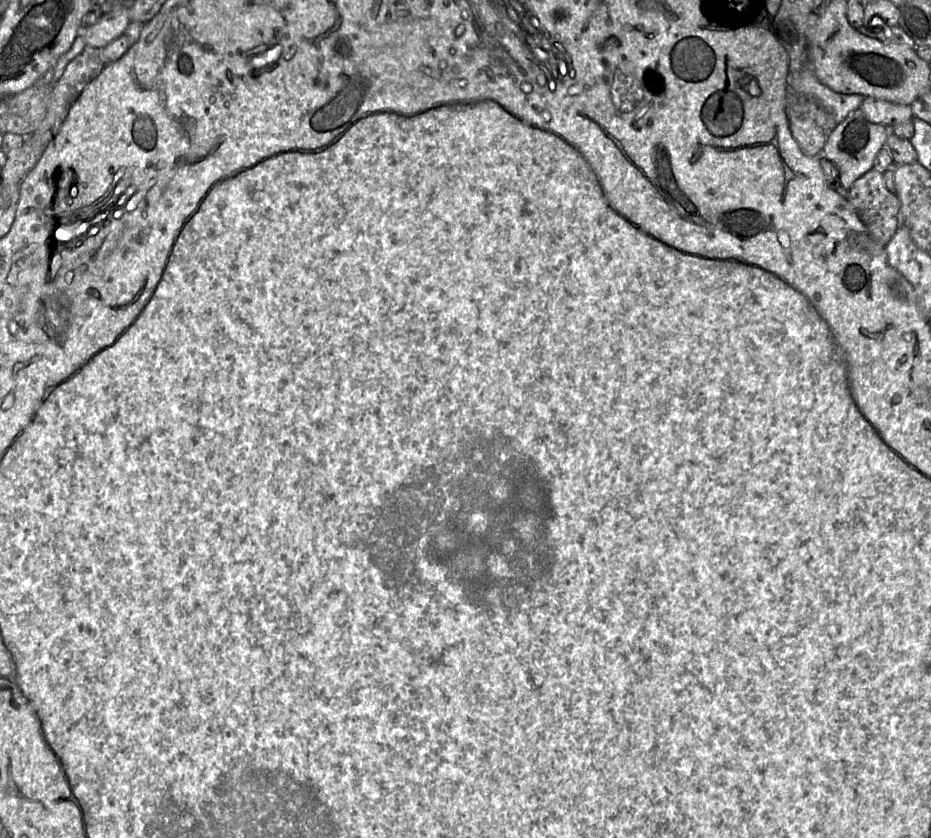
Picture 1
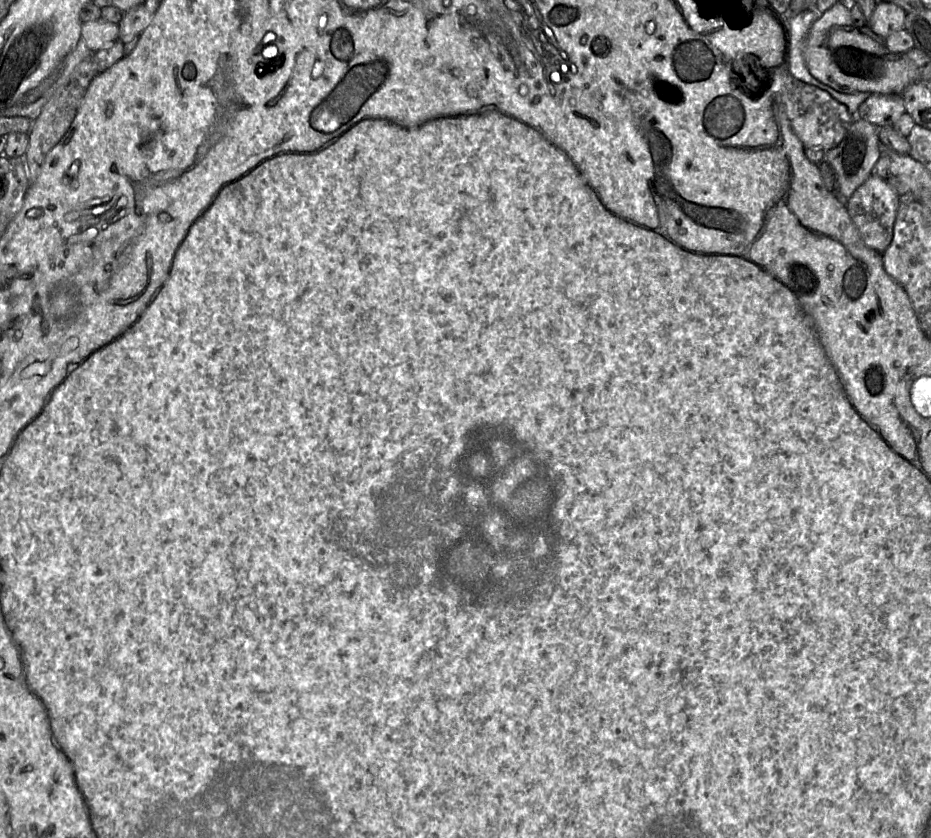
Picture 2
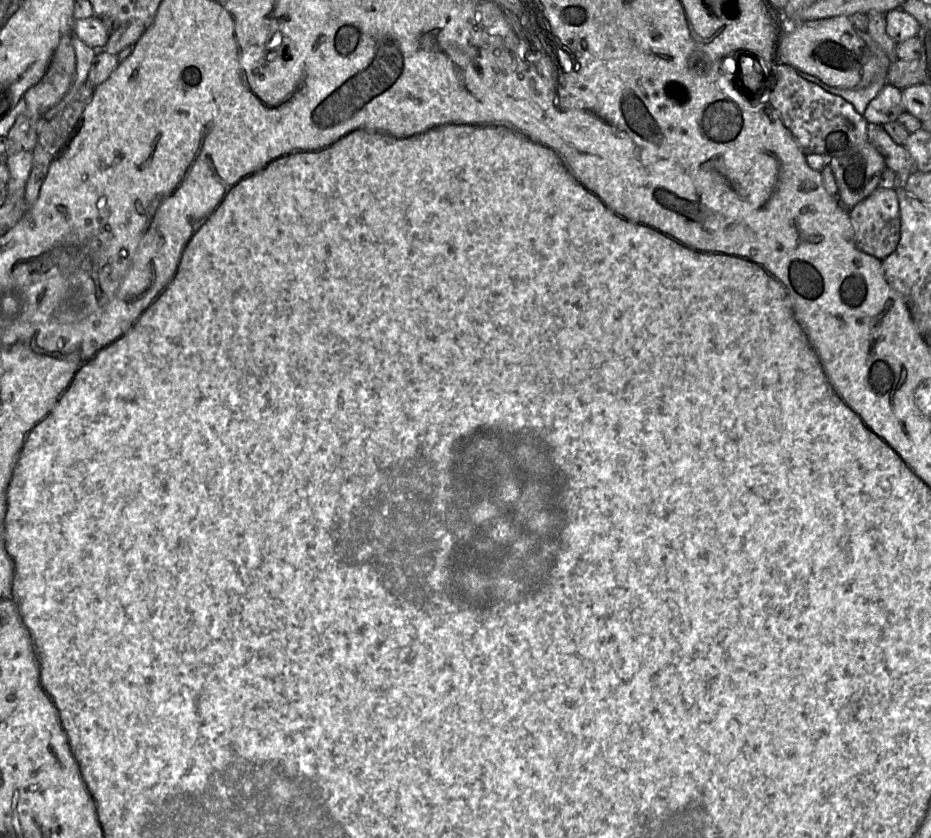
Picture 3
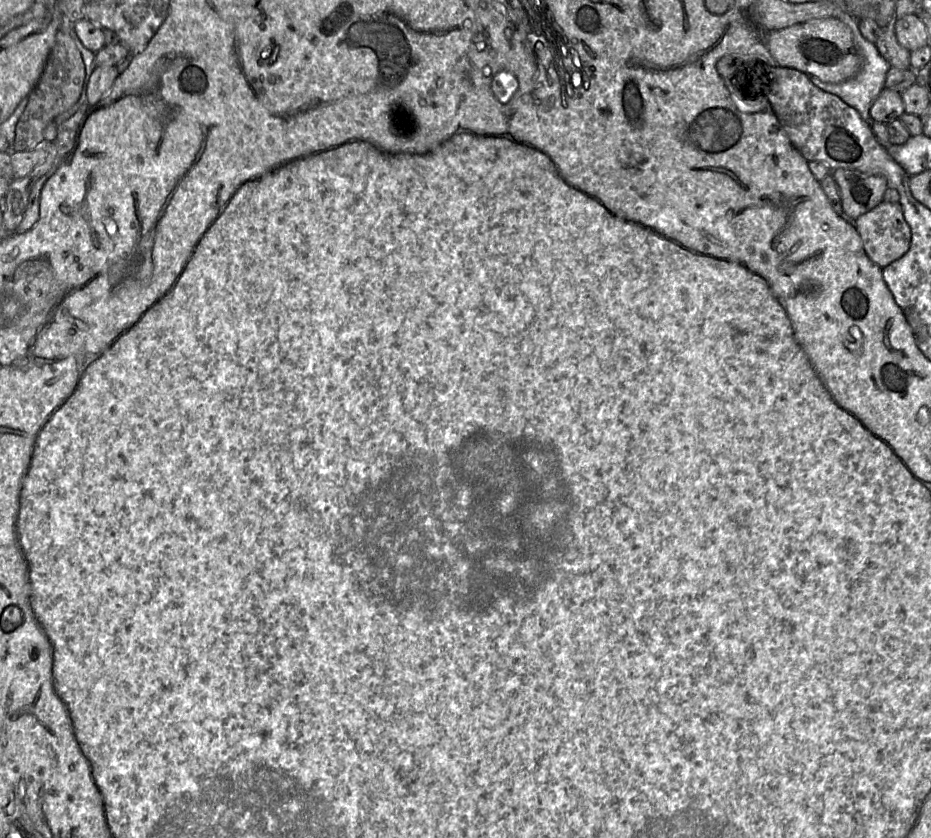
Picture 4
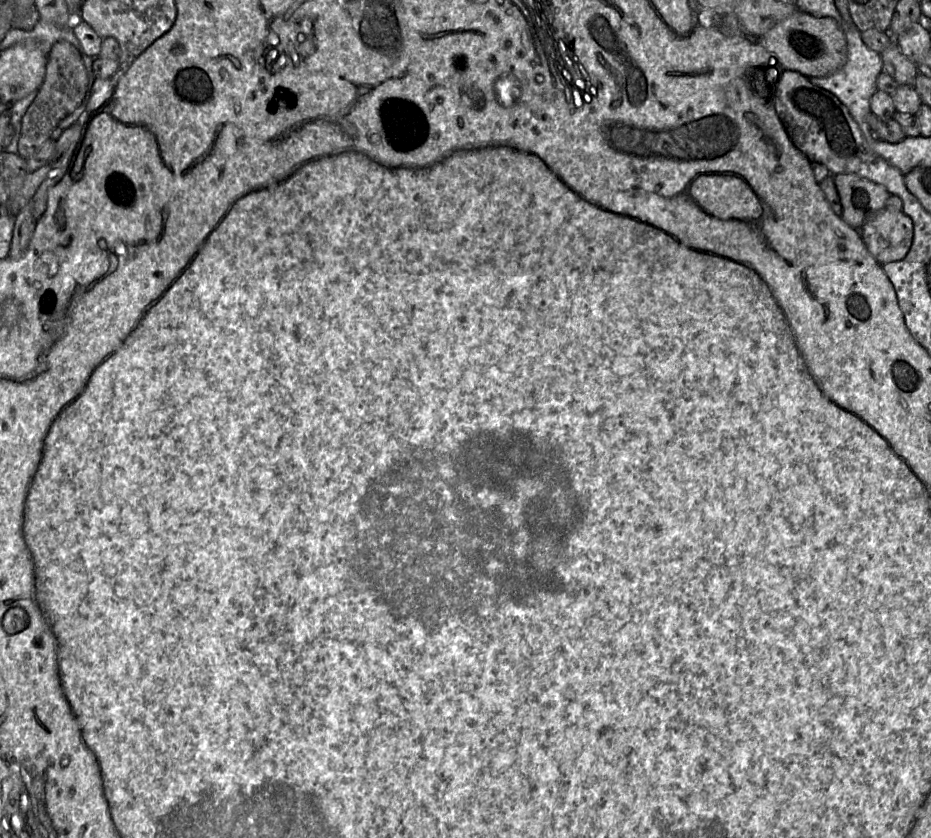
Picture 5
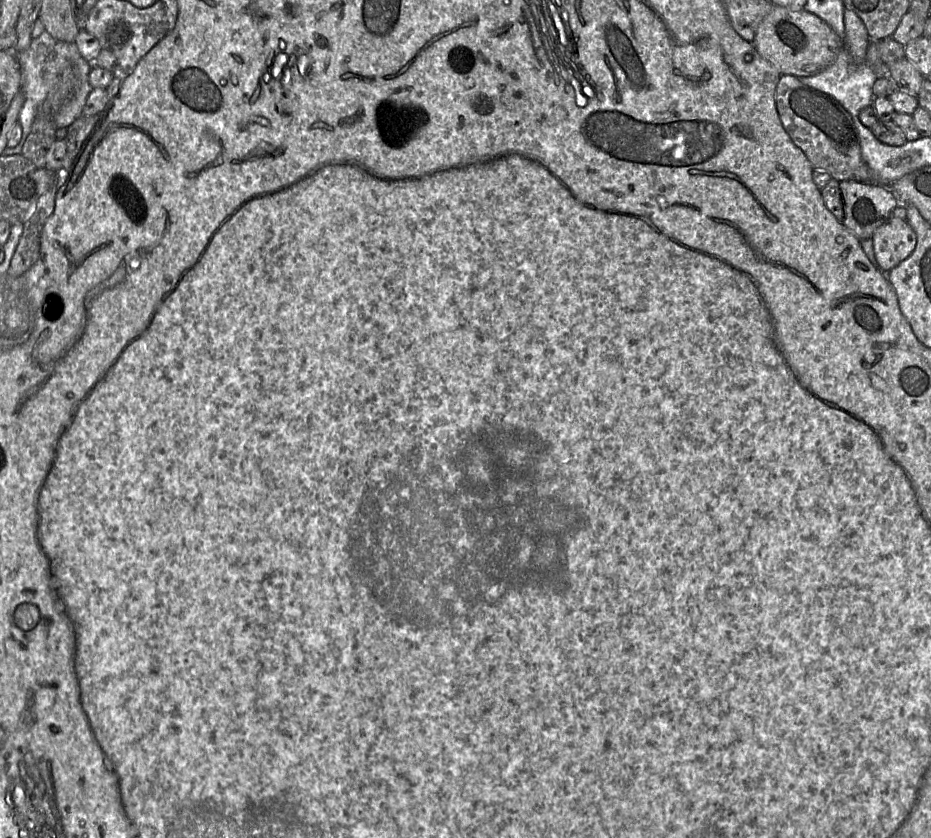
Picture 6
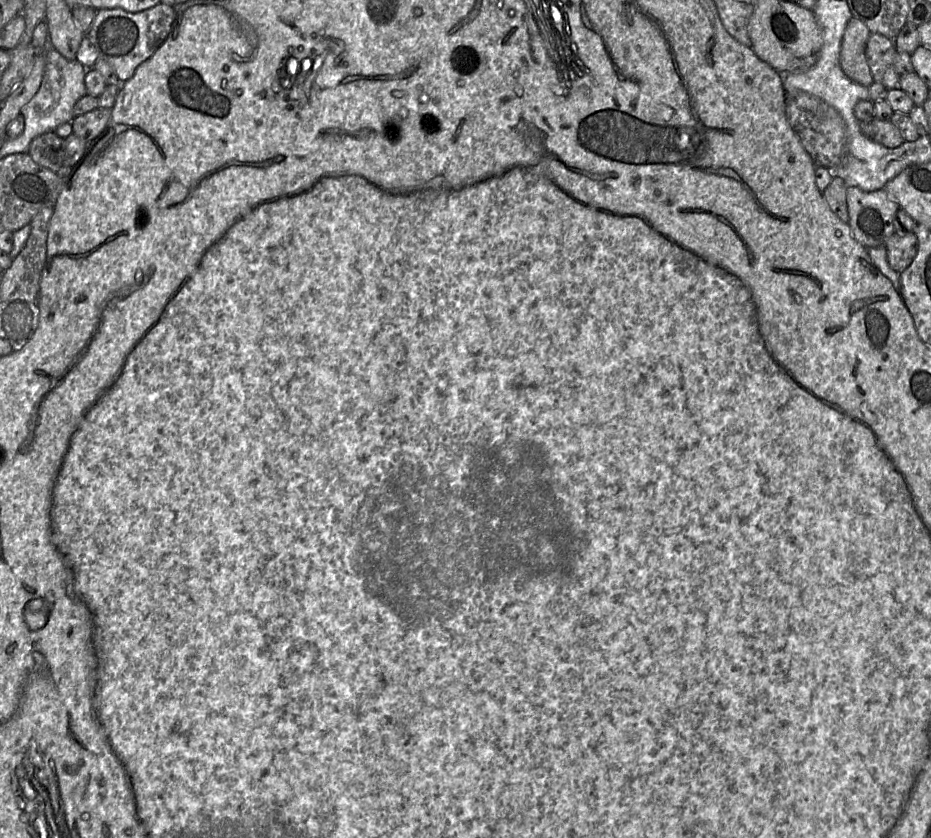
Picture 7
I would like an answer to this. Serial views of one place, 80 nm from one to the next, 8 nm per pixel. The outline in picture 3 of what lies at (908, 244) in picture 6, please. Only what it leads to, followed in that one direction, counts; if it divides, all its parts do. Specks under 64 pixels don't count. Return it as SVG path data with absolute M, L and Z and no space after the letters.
M876 188L848 213L855 231L856 246L862 252L880 261L893 253L900 240L901 223L898 196L895 189Z

